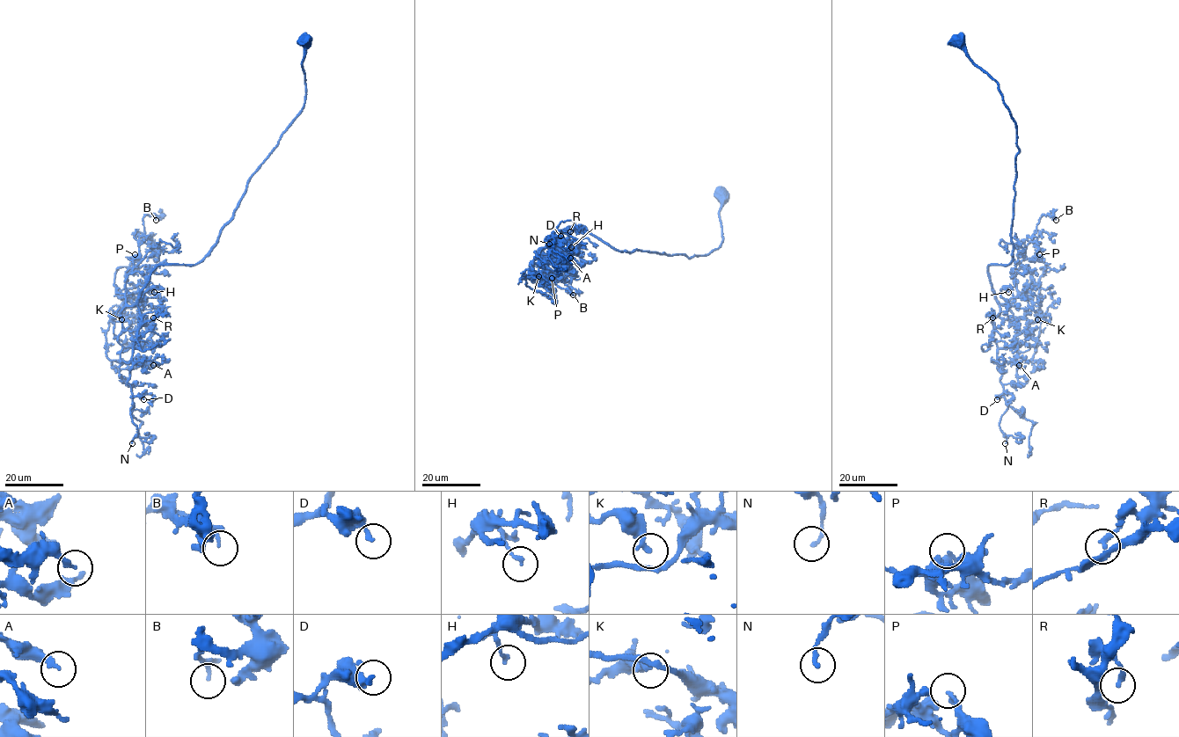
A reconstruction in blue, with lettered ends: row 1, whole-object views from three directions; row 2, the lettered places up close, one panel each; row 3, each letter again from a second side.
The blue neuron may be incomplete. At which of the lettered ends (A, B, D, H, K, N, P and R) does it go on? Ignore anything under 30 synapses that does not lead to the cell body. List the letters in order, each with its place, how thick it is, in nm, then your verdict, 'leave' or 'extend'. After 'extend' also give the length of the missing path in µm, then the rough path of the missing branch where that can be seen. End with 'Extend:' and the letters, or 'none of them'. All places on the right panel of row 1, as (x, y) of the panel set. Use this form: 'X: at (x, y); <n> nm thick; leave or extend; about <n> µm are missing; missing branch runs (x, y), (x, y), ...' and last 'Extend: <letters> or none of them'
A: at (1019, 365); 260 nm thick; leave
B: at (1056, 220); 150 nm thick; leave
D: at (997, 399); 190 nm thick; leave
H: at (1008, 292); 150 nm thick; leave
K: at (1037, 319); 170 nm thick; extend; about 4 µm are missing
N: at (1005, 443); 170 nm thick; leave
P: at (1039, 254); 260 nm thick; leave
R: at (992, 317); 240 nm thick; leave
Extend: K

